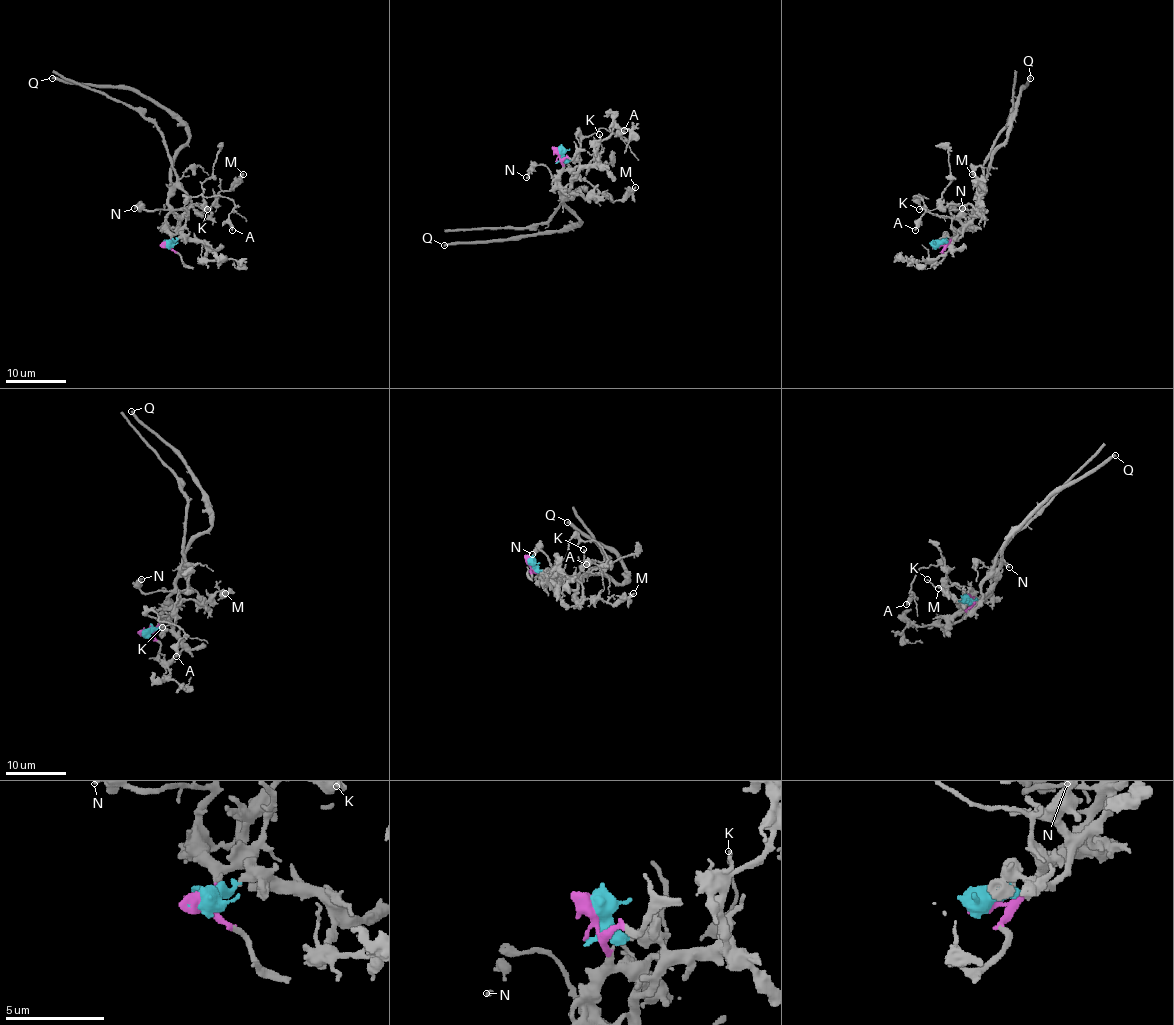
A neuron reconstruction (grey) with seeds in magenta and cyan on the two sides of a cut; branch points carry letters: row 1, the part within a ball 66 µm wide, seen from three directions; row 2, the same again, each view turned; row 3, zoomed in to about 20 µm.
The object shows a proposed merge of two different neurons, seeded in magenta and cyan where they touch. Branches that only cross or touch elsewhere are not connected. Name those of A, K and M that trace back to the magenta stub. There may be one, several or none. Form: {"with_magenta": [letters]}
{"with_magenta": ["A"]}

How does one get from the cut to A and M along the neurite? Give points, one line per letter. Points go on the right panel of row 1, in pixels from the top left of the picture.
A: (935, 245), (954, 234), (952, 222), (932, 215), (919, 195), (913, 197), (923, 201), (925, 212), (914, 230)
M: (935, 245), (946, 237), (958, 237), (963, 231), (960, 212), (967, 204), (978, 207), (985, 189), (972, 174)

